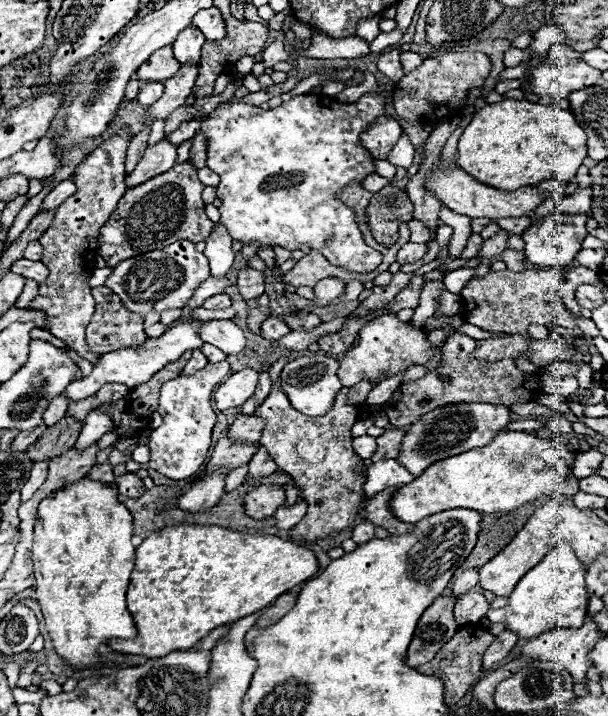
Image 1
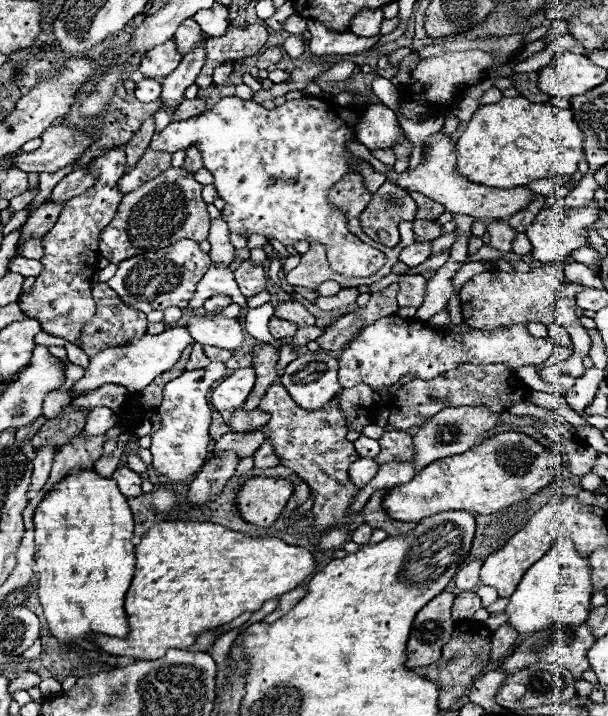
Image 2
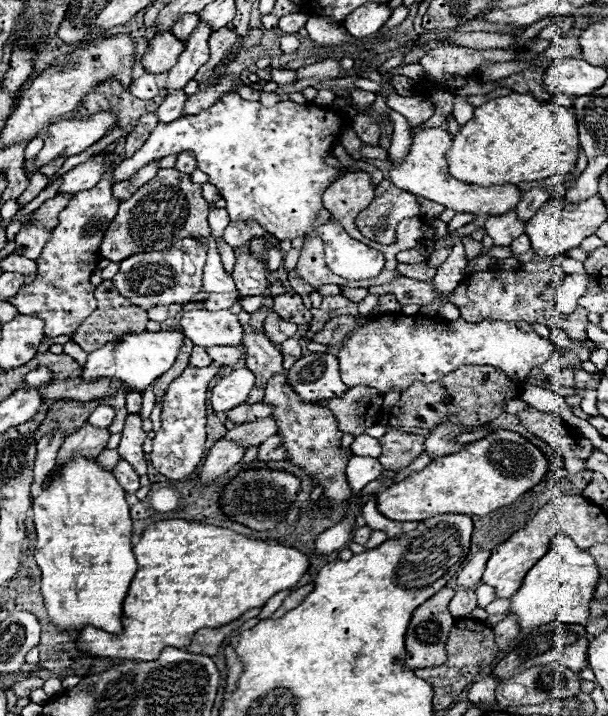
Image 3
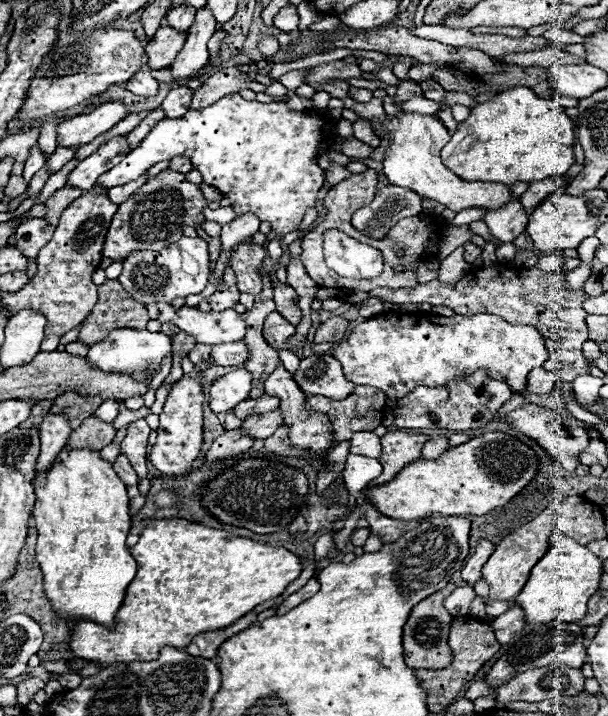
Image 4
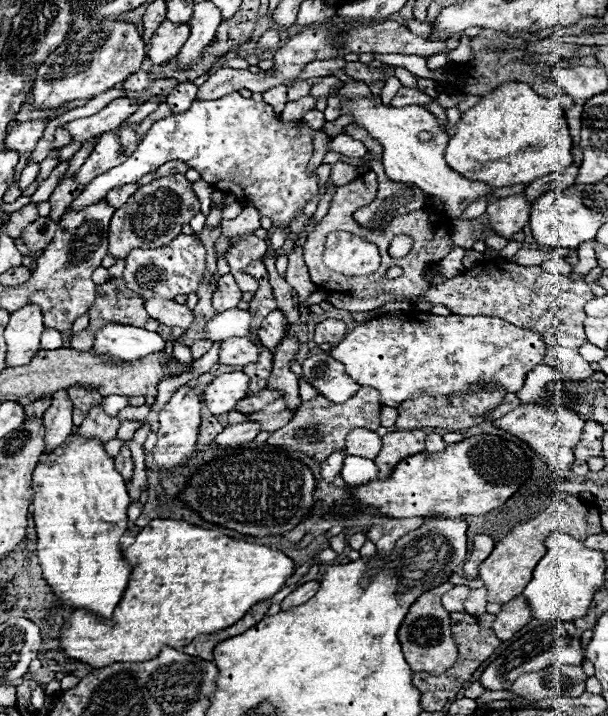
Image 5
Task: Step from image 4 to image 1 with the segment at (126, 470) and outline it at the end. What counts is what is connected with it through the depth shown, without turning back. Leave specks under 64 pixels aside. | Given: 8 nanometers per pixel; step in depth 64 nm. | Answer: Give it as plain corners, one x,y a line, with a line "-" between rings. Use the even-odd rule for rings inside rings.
124,472
114,482
116,482
120,494
126,496
126,498
138,498
146,492
144,486
142,486
142,480
134,472

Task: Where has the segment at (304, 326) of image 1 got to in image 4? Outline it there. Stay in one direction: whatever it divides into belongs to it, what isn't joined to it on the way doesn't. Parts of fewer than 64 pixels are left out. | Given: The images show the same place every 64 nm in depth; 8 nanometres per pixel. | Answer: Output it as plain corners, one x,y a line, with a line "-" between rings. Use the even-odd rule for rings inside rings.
274,274
272,276
272,288
274,288
274,302
276,302
276,310
294,326
300,324
302,312
298,308
298,296
294,292
294,288
290,288
288,284
282,284

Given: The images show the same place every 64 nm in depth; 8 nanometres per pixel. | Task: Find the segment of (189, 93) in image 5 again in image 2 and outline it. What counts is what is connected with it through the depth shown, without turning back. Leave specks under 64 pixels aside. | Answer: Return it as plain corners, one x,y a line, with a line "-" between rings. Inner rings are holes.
160,108
154,118
156,118
156,132
160,132
162,128
166,128
172,122
172,112
176,112
176,108

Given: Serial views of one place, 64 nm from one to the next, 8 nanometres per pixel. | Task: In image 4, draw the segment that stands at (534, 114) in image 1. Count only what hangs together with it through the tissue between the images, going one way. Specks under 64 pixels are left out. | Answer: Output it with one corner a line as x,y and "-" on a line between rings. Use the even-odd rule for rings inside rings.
514,86
510,90
498,92
494,98
470,108
470,116
458,124
452,140
442,148
444,164
462,180
468,182
534,182
554,174
566,174
574,164
574,124
568,118
566,110
554,100
538,98
526,86

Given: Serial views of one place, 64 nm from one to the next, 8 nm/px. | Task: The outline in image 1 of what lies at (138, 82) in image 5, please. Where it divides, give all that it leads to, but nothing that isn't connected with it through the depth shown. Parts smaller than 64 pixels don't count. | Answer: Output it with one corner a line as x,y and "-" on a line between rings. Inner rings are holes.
142,84
136,100
144,106
152,106
162,96
162,92
164,92
162,84

